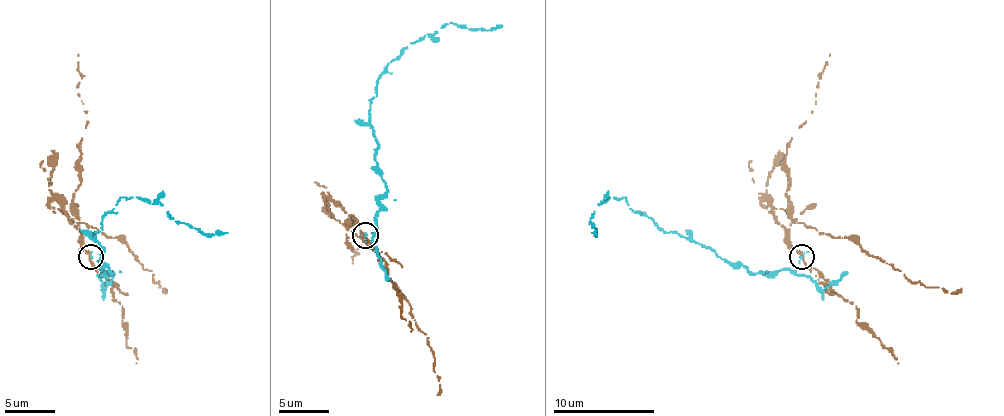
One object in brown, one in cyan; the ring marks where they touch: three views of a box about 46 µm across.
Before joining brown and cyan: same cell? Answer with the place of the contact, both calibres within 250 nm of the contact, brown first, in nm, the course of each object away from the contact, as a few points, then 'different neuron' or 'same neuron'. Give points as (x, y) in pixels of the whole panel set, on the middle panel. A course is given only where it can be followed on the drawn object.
place (365, 235); calibres 190 and 180 nm; course brown (364, 234), (344, 209), (324, 199), (331, 214), (377, 252), (392, 285), (410, 303), (435, 358), (440, 394); course cyan (364, 234), (377, 229), (387, 186), (374, 159), (369, 103), (387, 62), (450, 22), (468, 29), (501, 24); different neuron

